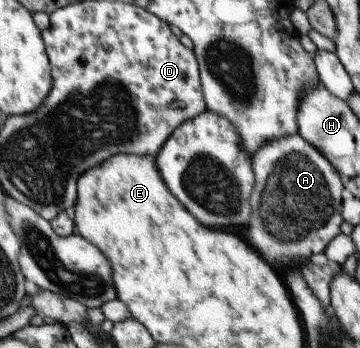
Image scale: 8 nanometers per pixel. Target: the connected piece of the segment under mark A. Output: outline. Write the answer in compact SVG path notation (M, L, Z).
M298 132L292 135L287 135L282 138L271 139L270 142L264 142L259 150L255 151L251 159L251 168L255 175L255 182L251 193L251 206L252 211L248 225L244 227L246 237L250 241L250 245L272 266L275 267L279 264L288 265L290 269L300 268L304 263L310 261L310 257L314 253L324 252L328 244L341 233L340 225L342 225L342 197L343 195L343 182L344 179L339 174L339 171L320 153L313 145L310 145Z

